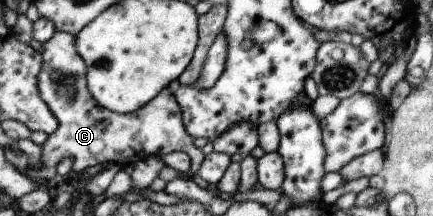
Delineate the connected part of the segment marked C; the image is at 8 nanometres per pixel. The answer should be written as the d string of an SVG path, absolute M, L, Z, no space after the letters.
M57 31L57 33L47 42L42 44L42 68L38 75L38 86L42 92L42 100L46 101L53 113L58 117L60 126L53 136L48 136L41 145L42 158L40 166L34 168L27 165L26 173L31 177L47 181L57 175L57 165L69 157L72 160L73 171L82 172L91 165L101 165L101 163L117 164L120 167L125 165L136 165L150 157L157 156L164 158L173 152L185 152L191 156L193 161L191 177L196 179L198 169L202 166L206 155L203 155L201 148L195 145L194 137L186 130L184 115L177 101L176 95L171 93L171 89L166 87L154 100L145 105L137 112L120 114L99 103L98 99L91 93L88 85L88 72L90 69L79 53L76 35L71 32Z

